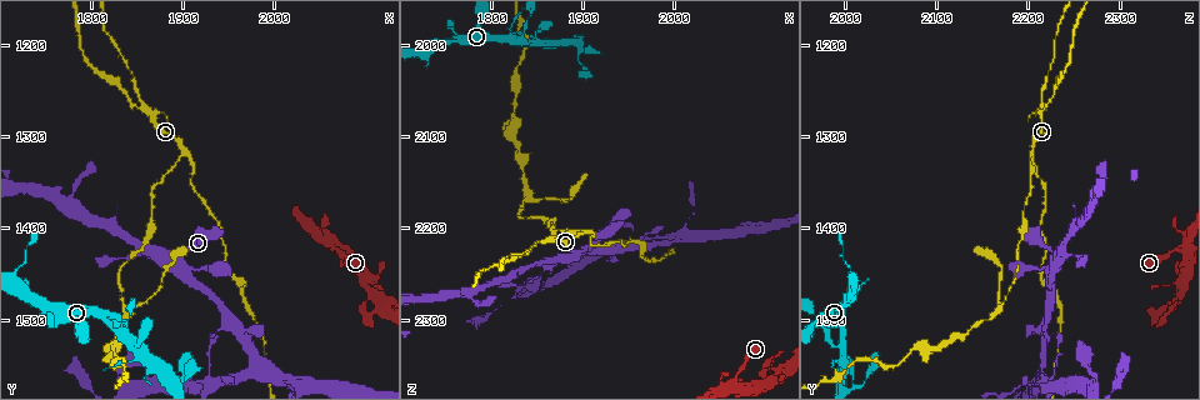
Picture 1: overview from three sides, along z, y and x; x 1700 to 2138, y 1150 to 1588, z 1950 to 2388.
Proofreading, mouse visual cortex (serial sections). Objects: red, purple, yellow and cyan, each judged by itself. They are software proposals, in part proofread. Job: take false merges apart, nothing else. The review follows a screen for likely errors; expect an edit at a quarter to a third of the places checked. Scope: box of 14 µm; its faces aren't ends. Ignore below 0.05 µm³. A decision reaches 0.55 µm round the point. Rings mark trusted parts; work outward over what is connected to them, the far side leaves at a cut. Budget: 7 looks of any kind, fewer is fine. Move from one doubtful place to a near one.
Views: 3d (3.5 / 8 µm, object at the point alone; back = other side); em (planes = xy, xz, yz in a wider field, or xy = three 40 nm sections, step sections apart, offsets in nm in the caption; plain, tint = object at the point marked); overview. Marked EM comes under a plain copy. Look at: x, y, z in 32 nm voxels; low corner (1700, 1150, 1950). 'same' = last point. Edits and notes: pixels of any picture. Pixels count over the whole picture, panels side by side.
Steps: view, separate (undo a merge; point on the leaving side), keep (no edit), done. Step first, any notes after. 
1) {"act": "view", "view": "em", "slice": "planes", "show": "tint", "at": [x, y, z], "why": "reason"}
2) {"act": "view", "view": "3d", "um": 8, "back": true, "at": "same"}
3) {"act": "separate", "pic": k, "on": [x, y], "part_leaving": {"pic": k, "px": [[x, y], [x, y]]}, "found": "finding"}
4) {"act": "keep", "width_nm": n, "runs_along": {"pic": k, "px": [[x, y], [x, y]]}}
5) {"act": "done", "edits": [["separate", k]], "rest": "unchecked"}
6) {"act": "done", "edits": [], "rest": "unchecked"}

{"act": "view", "view": "em", "slice": "xy", "step": 1, "show": "tint", "at": [1860, 1270, 2210], "why": "two arms in line, one across"}

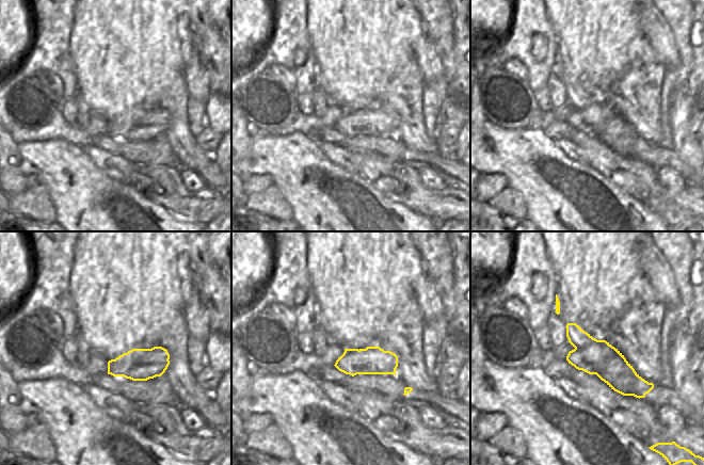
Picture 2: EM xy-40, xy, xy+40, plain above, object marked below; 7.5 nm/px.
{"act": "view", "view": "3d", "um": 3.5, "at": "same", "why": "wider look"}

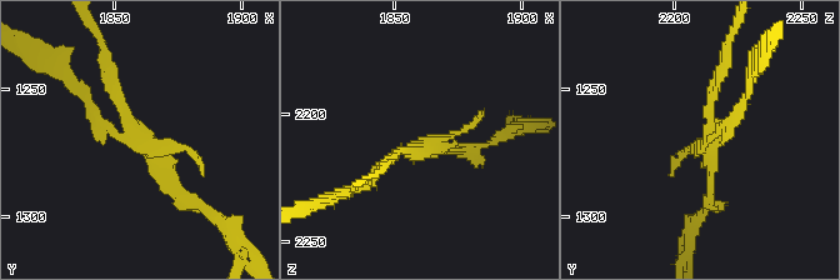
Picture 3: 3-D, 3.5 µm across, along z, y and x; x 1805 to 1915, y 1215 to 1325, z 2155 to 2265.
{"act": "separate", "pic": 3, "on": [739, 115], "part_leaving": {"pic": 3, "px": [[710, 138], [743, 103], [759, 61]]}, "found": "two cells meet here"}

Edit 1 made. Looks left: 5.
{"act": "view", "view": "3d", "um": 8, "back": true, "at": [1820, 1500, 2000], "why": "arms part here"}

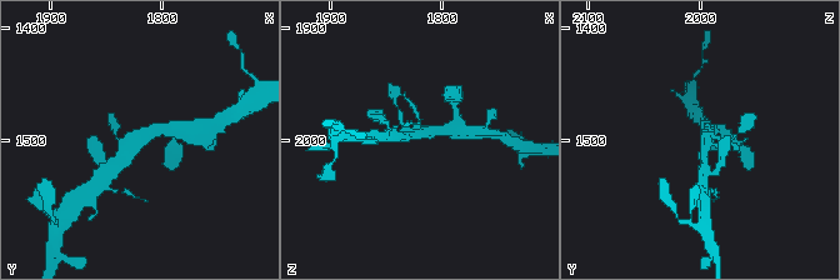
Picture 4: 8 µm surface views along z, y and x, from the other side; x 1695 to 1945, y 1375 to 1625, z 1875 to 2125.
{"act": "view", "view": "3d", "um": 3.5, "at": [1822, 1498, 1994]}

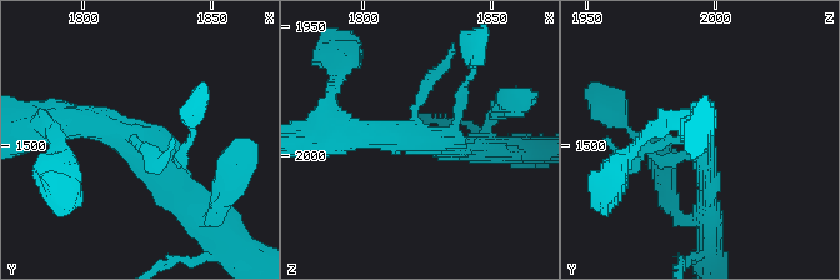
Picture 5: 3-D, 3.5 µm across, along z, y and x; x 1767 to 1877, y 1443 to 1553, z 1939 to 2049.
{"act": "view", "view": "em", "slice": "xy", "step": 2, "show": "tint", "at": "same", "why": "shape alone is not enough"}

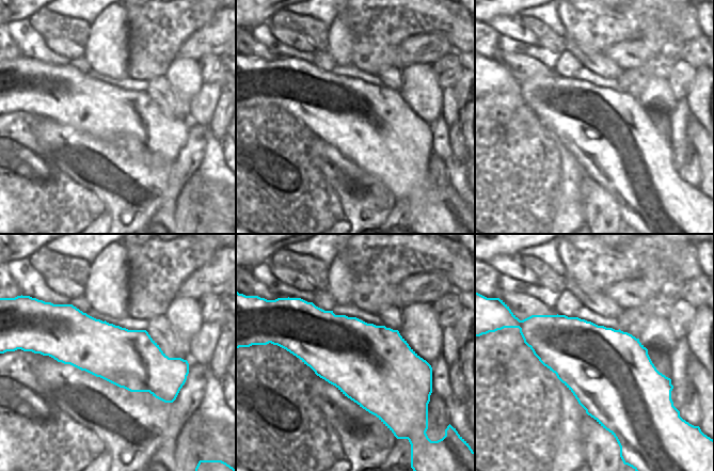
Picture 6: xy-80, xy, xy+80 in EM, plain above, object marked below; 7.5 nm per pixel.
{"act": "keep", "width_nm": 600, "runs_along": {"pic": 5, "px": [[64, 123], [129, 134], [198, 210]]}, "found": "continuous, no second cell"}

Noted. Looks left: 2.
{"act": "done", "edits": [["separate", 3]], "rest": "unchecked"}

